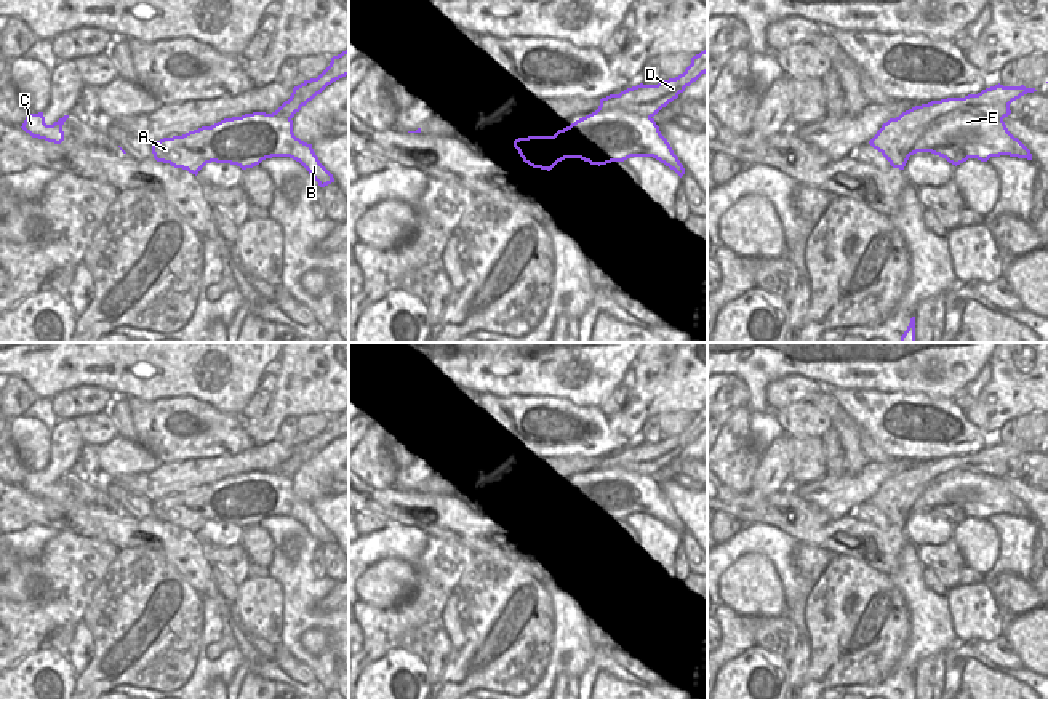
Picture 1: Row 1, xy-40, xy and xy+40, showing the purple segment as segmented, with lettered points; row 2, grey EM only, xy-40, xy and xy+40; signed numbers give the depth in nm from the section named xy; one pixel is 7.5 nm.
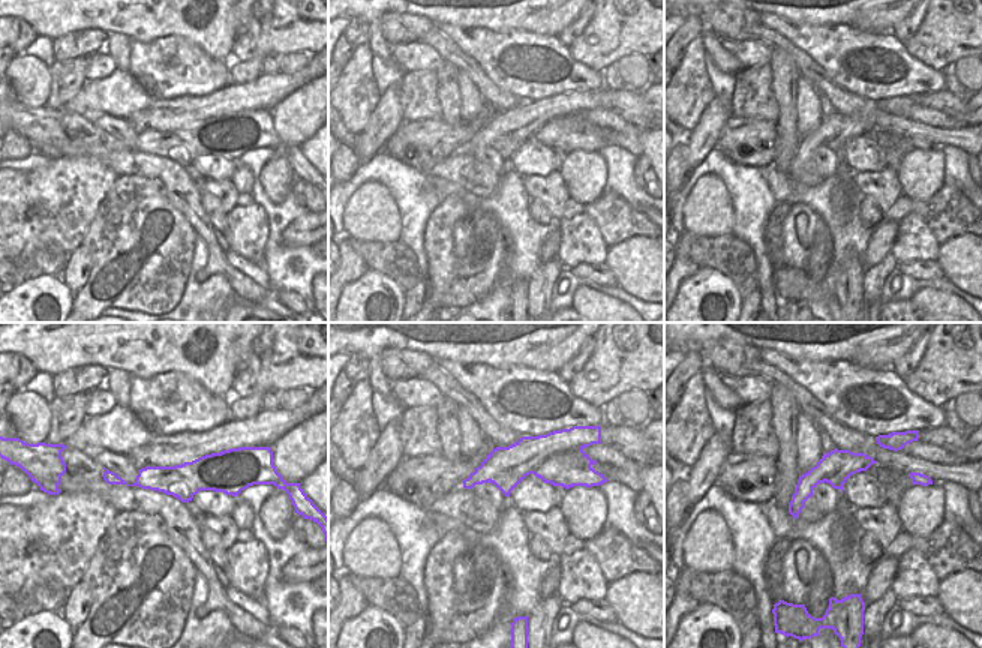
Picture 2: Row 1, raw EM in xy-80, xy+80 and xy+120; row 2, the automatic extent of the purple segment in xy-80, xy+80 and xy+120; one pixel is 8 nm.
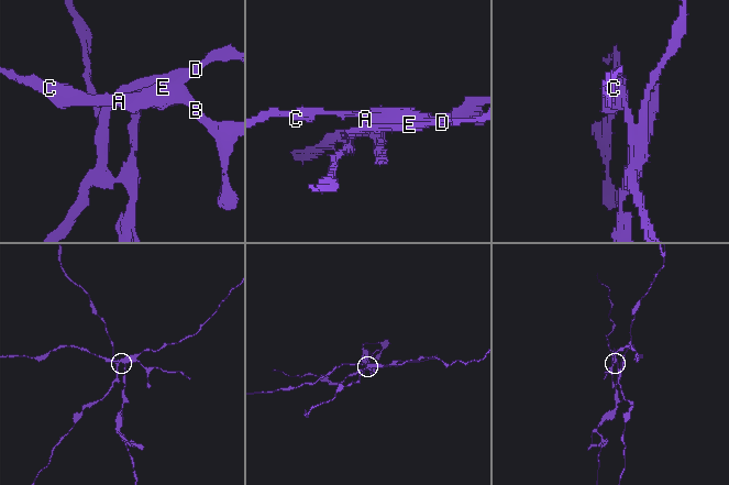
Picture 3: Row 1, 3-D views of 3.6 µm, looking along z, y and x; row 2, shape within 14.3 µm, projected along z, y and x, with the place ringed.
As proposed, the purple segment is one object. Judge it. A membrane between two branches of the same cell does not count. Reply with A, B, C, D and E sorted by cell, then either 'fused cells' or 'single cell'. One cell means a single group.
A B C E / D; fused cells

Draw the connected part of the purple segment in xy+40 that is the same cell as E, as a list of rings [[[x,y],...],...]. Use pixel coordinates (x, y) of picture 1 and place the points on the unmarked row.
[[[952,471],[936,483],[901,495],[880,511],[899,528],[917,511],[931,511],[955,525],[968,517],[987,520],[1000,514],[1032,519],[1030,509],[1008,490],[1003,477],[970,471]]]

